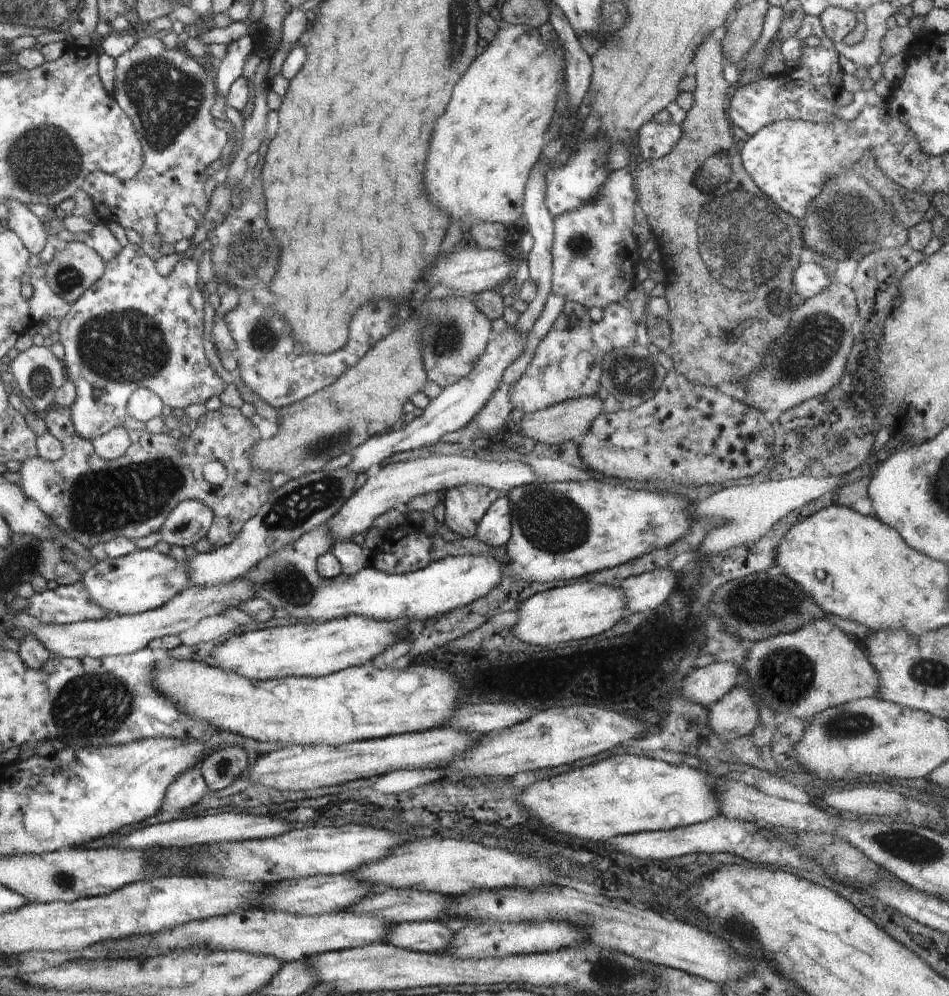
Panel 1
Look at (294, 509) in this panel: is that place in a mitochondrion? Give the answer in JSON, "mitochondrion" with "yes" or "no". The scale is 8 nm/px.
{"mitochondrion":"yes"}

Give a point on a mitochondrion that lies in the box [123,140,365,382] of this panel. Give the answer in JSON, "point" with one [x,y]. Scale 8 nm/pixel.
{"point":[236,268]}

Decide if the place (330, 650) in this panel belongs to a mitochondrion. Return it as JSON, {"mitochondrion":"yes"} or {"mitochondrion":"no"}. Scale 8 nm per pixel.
{"mitochondrion":"no"}

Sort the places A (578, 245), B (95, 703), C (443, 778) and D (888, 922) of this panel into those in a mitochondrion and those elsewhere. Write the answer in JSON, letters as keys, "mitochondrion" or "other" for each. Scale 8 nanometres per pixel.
{"A":"mitochondrion","B":"mitochondrion","C":"other","D":"other"}

